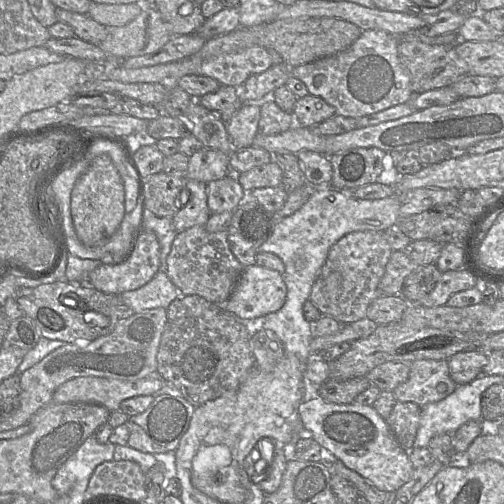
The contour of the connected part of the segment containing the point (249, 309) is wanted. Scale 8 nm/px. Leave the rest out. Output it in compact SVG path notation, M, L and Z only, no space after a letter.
M257 265L244 267L243 273L224 309L247 325L282 308L287 287L282 275Z

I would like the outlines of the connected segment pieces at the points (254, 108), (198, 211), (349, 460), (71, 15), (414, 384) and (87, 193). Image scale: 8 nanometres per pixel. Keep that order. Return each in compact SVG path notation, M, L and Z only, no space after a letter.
M265 100L244 103L238 112L227 123L233 149L253 146L253 140L258 134L260 108Z
M186 179L190 191L190 200L172 218L177 233L194 226L205 226L211 215L207 200L207 184L193 179Z
M314 396L302 401L298 412L308 436L326 449L329 455L342 461L378 489L391 493L410 480L415 469L409 451L399 444L387 421L373 406L338 404Z
M56 8L56 17L58 21L72 27L74 36L96 45L109 34L109 27L96 22L87 14Z
M416 360L409 367L408 379L394 390L399 402L413 402L423 407L443 400L457 387L450 377L447 360Z
M107 154L96 156L77 179L71 193L71 214L78 239L87 247L97 247L119 228L125 215L122 178Z

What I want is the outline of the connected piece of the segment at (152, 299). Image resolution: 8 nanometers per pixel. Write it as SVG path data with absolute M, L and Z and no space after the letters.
M159 270L156 275L142 287L121 293L123 303L130 313L140 313L154 308L165 308L177 298L183 296L180 289L168 277L167 272Z

